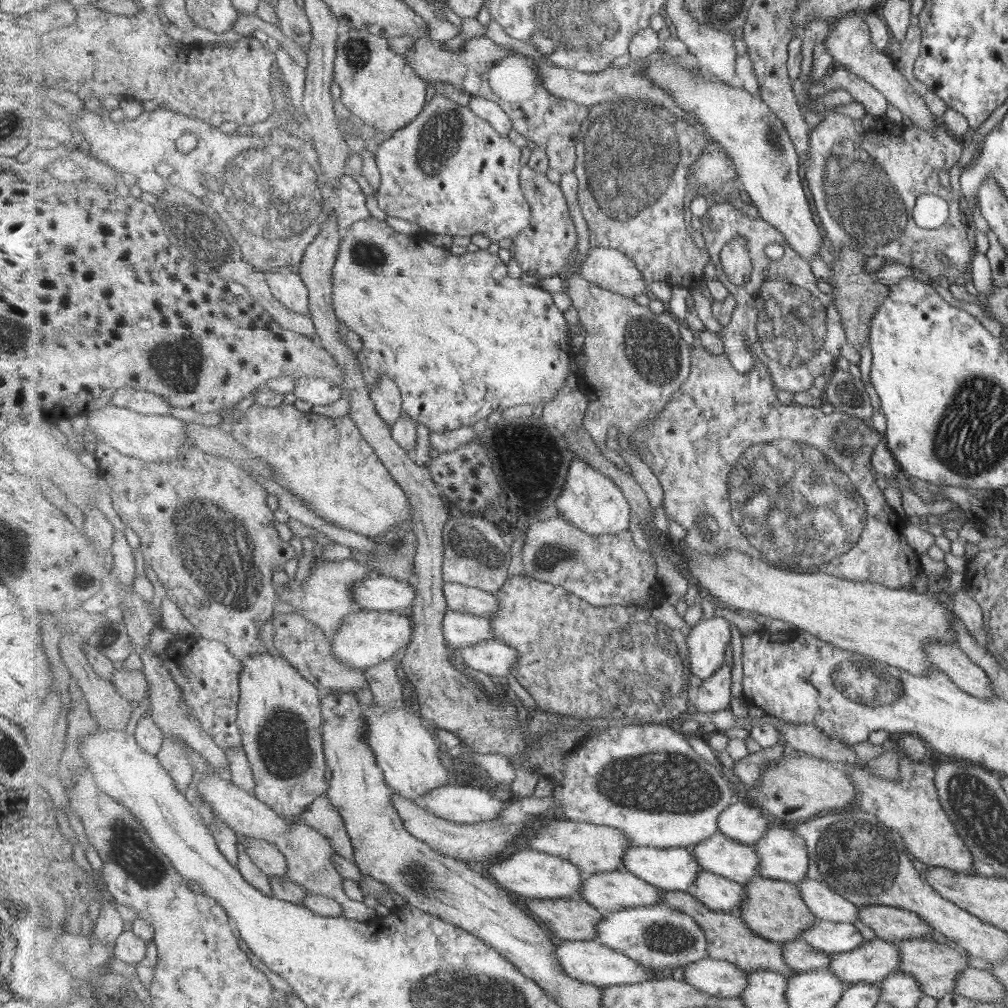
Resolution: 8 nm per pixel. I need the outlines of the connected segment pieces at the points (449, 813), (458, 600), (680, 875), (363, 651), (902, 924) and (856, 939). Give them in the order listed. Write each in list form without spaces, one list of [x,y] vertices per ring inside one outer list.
[[[453,782],[451,784],[443,785],[425,793],[421,796],[418,802],[429,813],[432,813],[439,818],[445,820],[453,820],[459,823],[480,823],[488,820],[499,819],[501,811],[505,811],[505,804],[503,798],[497,798],[487,791],[485,788],[477,788],[473,786],[460,786]]]
[[[451,582],[445,583],[443,590],[449,610],[485,617],[490,621],[499,609],[499,596],[497,593]]]
[[[631,846],[625,853],[625,869],[633,872],[641,880],[647,880],[649,884],[661,888],[663,891],[688,891],[693,888],[693,883],[700,878],[703,866],[697,860],[695,852],[691,847],[637,847]]]
[[[362,609],[344,618],[339,631],[331,636],[333,655],[351,669],[365,671],[384,660],[395,656],[401,650],[406,651],[412,643],[412,626],[409,613],[393,611],[368,611]]]
[[[880,905],[861,907],[860,921],[873,930],[875,938],[882,938],[891,943],[926,938],[933,931],[915,912]]]
[[[821,920],[803,931],[801,939],[823,952],[833,954],[851,952],[866,942],[853,923]]]

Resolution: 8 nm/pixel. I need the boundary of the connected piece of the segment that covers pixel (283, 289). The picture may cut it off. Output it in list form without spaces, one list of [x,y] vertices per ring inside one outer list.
[[[287,268],[267,273],[268,286],[275,298],[287,308],[303,315],[311,315],[310,292],[300,274],[295,274]]]

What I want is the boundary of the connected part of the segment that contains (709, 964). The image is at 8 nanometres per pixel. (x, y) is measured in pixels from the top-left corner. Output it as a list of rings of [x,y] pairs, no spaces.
[[[711,956],[692,962],[680,969],[680,979],[717,997],[740,997],[749,985],[749,973],[729,961]]]

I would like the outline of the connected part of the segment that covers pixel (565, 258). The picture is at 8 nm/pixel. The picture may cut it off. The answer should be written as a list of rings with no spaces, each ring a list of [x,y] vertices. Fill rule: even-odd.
[[[529,164],[522,166],[520,182],[531,206],[533,219],[523,232],[513,238],[509,251],[522,271],[541,280],[550,277],[554,269],[560,270],[567,266],[578,246],[578,230],[559,184],[551,182],[546,174],[533,170]]]

